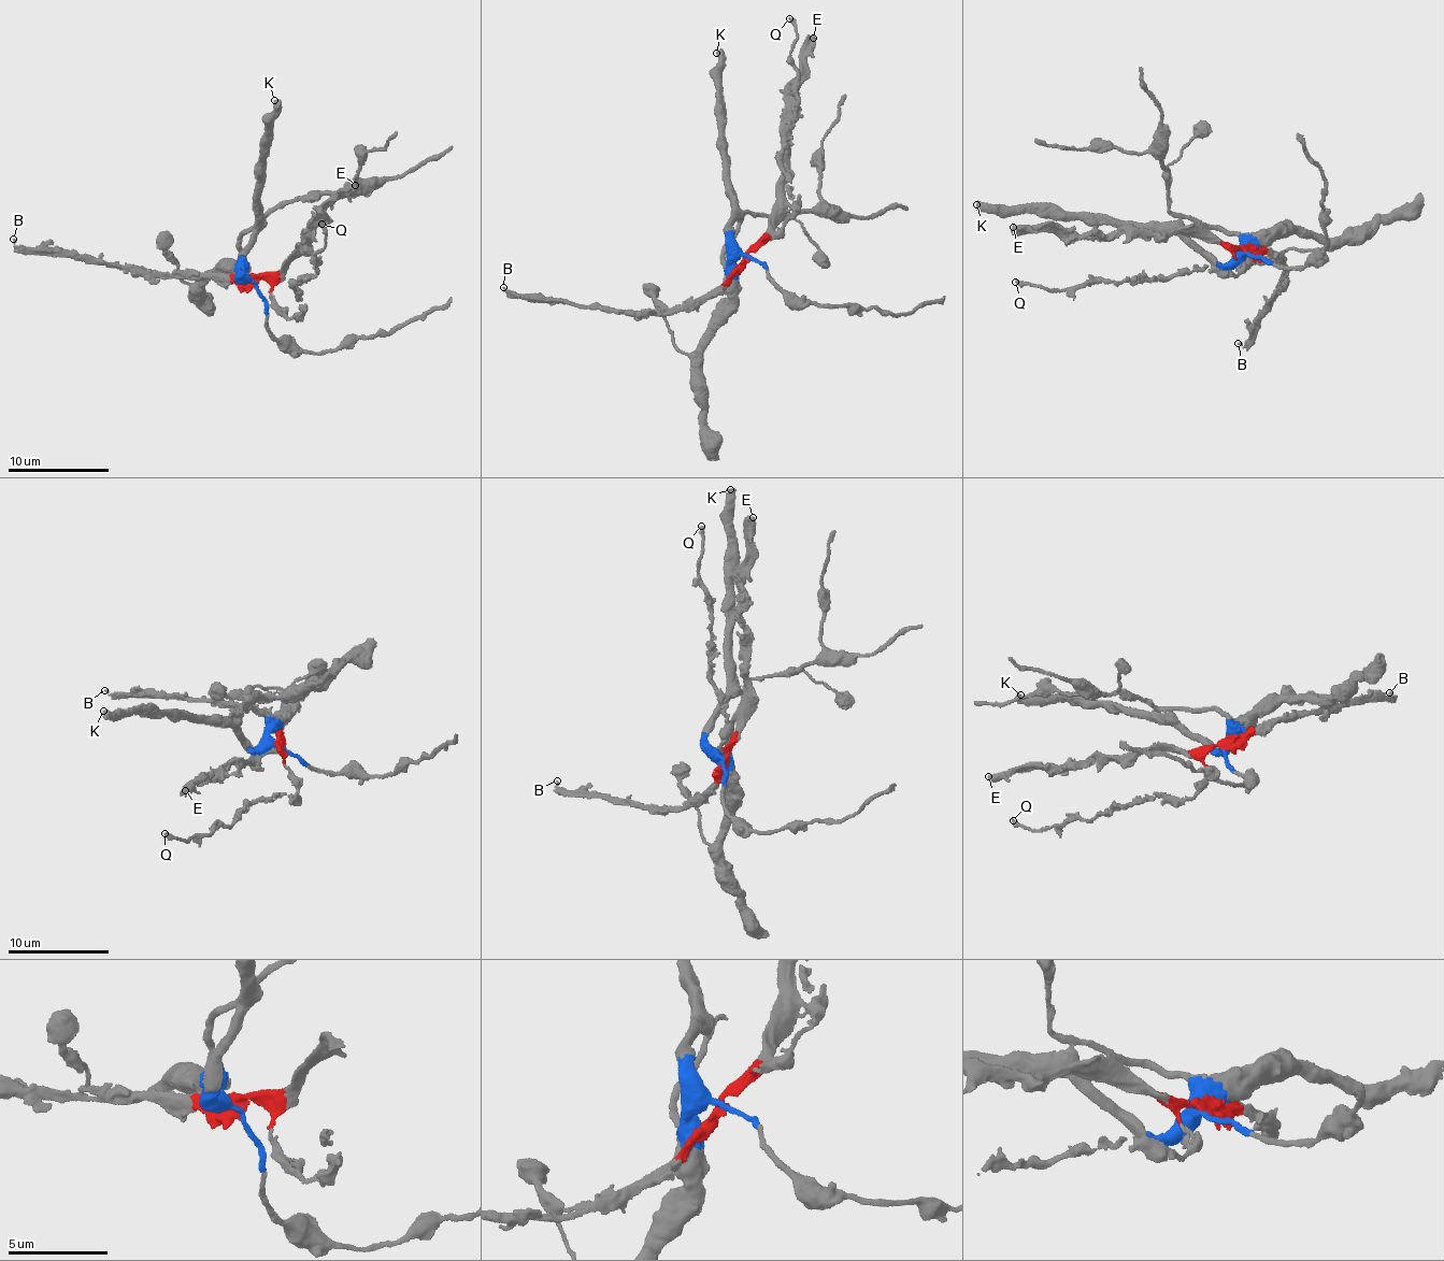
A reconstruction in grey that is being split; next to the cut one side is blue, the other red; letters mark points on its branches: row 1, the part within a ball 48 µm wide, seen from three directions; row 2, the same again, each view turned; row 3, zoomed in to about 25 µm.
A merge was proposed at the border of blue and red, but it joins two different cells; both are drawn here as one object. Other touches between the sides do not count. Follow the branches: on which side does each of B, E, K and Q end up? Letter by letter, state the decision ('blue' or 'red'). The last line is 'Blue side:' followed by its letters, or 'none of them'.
B: red
E: red
K: blue
Q: red
Blue side: K

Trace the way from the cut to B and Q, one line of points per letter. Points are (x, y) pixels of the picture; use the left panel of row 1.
B: (256, 282), (182, 270), (170, 274), (23, 251), (12, 239)
Q: (256, 282), (268, 281), (275, 307), (291, 318), (301, 300), (294, 283), (315, 276), (327, 239), (322, 223)

